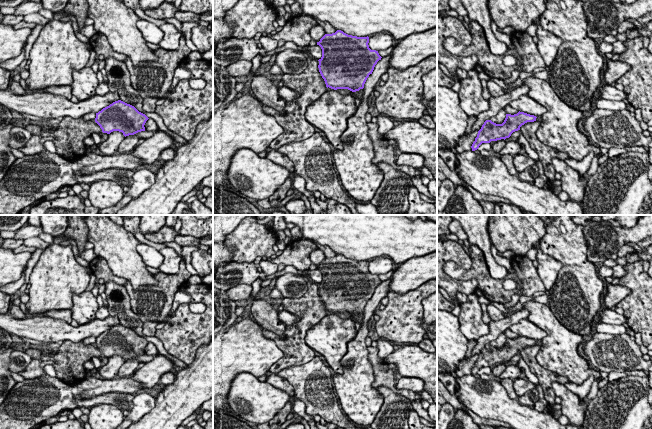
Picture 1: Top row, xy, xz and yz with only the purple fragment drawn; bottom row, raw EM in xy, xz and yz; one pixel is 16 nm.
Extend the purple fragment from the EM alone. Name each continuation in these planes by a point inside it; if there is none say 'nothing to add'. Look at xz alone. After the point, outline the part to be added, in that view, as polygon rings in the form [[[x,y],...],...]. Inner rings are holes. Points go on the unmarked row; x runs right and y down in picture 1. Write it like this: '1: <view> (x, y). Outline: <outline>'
nothing to add

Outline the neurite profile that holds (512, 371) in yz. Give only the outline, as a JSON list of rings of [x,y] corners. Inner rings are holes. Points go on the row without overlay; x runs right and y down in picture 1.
[[[508,365],[506,366],[505,371],[499,377],[495,376],[495,379],[497,380],[504,379],[504,378],[517,379],[517,378],[520,378],[523,374],[524,374],[523,370],[518,366]]]

